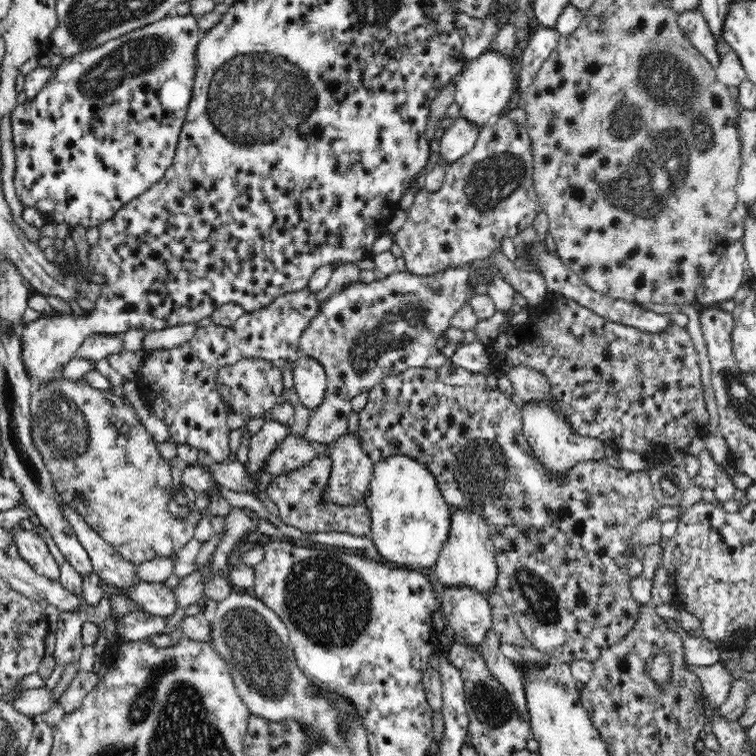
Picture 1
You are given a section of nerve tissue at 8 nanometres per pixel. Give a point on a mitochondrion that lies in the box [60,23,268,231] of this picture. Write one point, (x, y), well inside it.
(141, 54)

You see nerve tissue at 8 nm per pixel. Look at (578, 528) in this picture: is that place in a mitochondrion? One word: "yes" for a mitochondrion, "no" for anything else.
no

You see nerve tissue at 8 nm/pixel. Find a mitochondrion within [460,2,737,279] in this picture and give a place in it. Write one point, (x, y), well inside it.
(663, 71)

